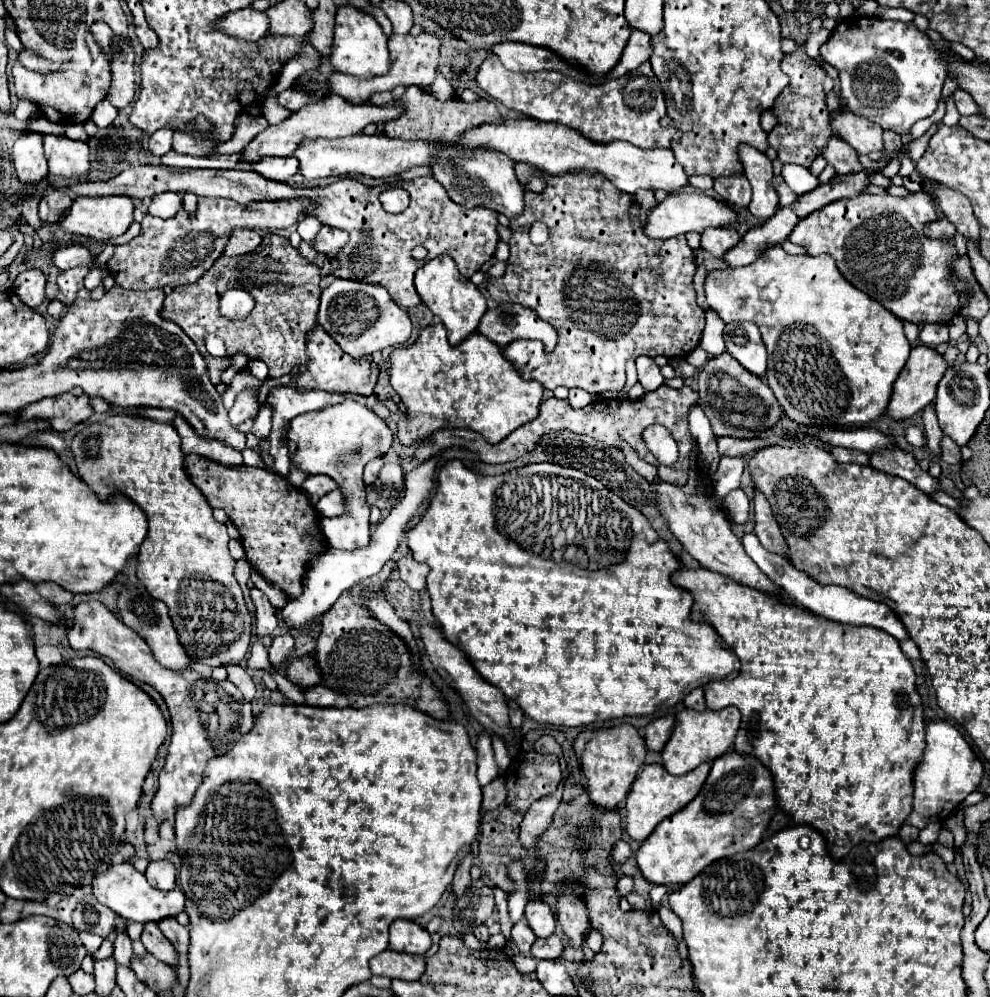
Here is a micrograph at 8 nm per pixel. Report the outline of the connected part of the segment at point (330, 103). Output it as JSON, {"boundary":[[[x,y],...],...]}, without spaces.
{"boundary":[[[329,95],[323,101],[303,107],[297,113],[293,113],[289,119],[285,119],[279,125],[269,125],[265,131],[261,131],[255,139],[251,139],[243,151],[241,157],[245,161],[245,169],[251,169],[257,161],[265,159],[265,157],[275,157],[275,155],[291,155],[295,151],[295,147],[303,141],[303,139],[315,139],[315,137],[347,137],[347,135],[355,135],[361,133],[369,123],[385,123],[391,119],[397,119],[403,113],[401,105],[371,105],[371,103],[363,103],[363,105],[353,105],[349,101],[345,101],[339,95]]]}

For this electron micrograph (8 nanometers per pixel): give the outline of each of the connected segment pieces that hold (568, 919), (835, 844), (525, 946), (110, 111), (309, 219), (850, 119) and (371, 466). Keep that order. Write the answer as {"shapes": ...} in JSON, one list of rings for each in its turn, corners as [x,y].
{"shapes":[[[[563,893],[557,897],[557,921],[563,927],[565,937],[575,949],[581,949],[585,941],[585,933],[589,927],[587,907],[579,897],[571,893]]],[[[681,567],[673,571],[671,581],[687,591],[693,593],[695,597],[695,609],[693,609],[693,619],[705,619],[709,621],[717,633],[727,641],[727,645],[737,653],[741,661],[741,673],[733,681],[713,681],[709,687],[705,687],[705,701],[709,709],[723,709],[729,705],[739,707],[743,719],[741,727],[735,739],[733,749],[745,755],[757,757],[769,771],[773,773],[775,779],[775,789],[777,789],[777,801],[779,807],[785,809],[795,823],[807,823],[813,825],[817,831],[821,831],[827,837],[829,847],[833,849],[833,857],[841,859],[847,855],[847,851],[859,843],[859,841],[879,841],[885,837],[895,837],[899,827],[905,823],[907,815],[911,813],[911,801],[913,801],[913,775],[917,765],[921,763],[921,755],[925,751],[925,715],[923,715],[923,703],[915,687],[915,671],[907,655],[901,651],[899,641],[885,633],[883,629],[877,627],[857,627],[857,625],[847,625],[847,623],[837,623],[827,617],[815,615],[809,609],[803,609],[791,601],[785,601],[783,597],[775,597],[763,591],[757,591],[753,587],[745,587],[733,579],[725,579],[725,575],[709,571],[705,567],[699,569],[689,569]]],[[[521,919],[519,923],[513,925],[513,929],[511,929],[511,939],[513,939],[513,943],[517,945],[517,949],[519,949],[523,955],[529,955],[531,945],[533,945],[533,941],[535,941],[537,937],[535,937],[533,931],[529,929],[527,921]]],[[[103,99],[101,103],[97,103],[97,107],[95,107],[93,115],[91,115],[91,121],[97,127],[109,127],[115,117],[117,117],[117,109],[113,109],[113,105],[107,99]]],[[[305,216],[305,218],[298,224],[297,232],[300,237],[305,240],[310,246],[321,229],[321,222],[313,216]]],[[[837,111],[831,115],[831,131],[857,153],[883,149],[883,127],[877,127],[877,123],[849,111]]],[[[371,459],[371,461],[365,465],[365,477],[363,477],[363,481],[365,481],[367,485],[371,485],[371,483],[377,479],[379,469],[381,469],[383,465],[385,465],[383,459]]]]}

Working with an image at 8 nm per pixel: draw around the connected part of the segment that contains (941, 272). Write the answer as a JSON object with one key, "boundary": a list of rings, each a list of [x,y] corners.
{"boundary":[[[927,191],[909,193],[907,197],[891,197],[887,193],[883,195],[865,193],[853,199],[833,201],[827,207],[821,207],[815,213],[807,215],[791,231],[789,241],[803,245],[809,255],[829,253],[837,261],[839,271],[849,283],[853,283],[857,289],[879,301],[899,319],[913,321],[917,325],[949,323],[959,313],[959,295],[951,285],[947,285],[951,259],[957,255],[957,249],[953,247],[951,241],[935,241],[923,235],[925,223],[933,219],[937,219],[937,201]]]}

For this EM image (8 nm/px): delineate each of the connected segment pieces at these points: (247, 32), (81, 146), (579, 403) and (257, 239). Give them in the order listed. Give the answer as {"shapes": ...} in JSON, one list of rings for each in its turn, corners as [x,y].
{"shapes":[[[[247,7],[215,19],[215,27],[237,41],[257,41],[267,33],[269,19],[265,13]]],[[[45,135],[45,157],[49,161],[49,173],[59,177],[83,177],[89,175],[91,151],[85,141],[73,141],[65,135]]],[[[569,389],[569,403],[571,407],[585,407],[593,401],[593,397],[587,393],[587,391],[581,391],[581,389]]],[[[237,229],[233,231],[233,235],[227,241],[225,247],[225,255],[229,257],[239,257],[239,255],[247,255],[251,251],[255,251],[261,243],[261,235],[257,231],[251,229]]]]}

